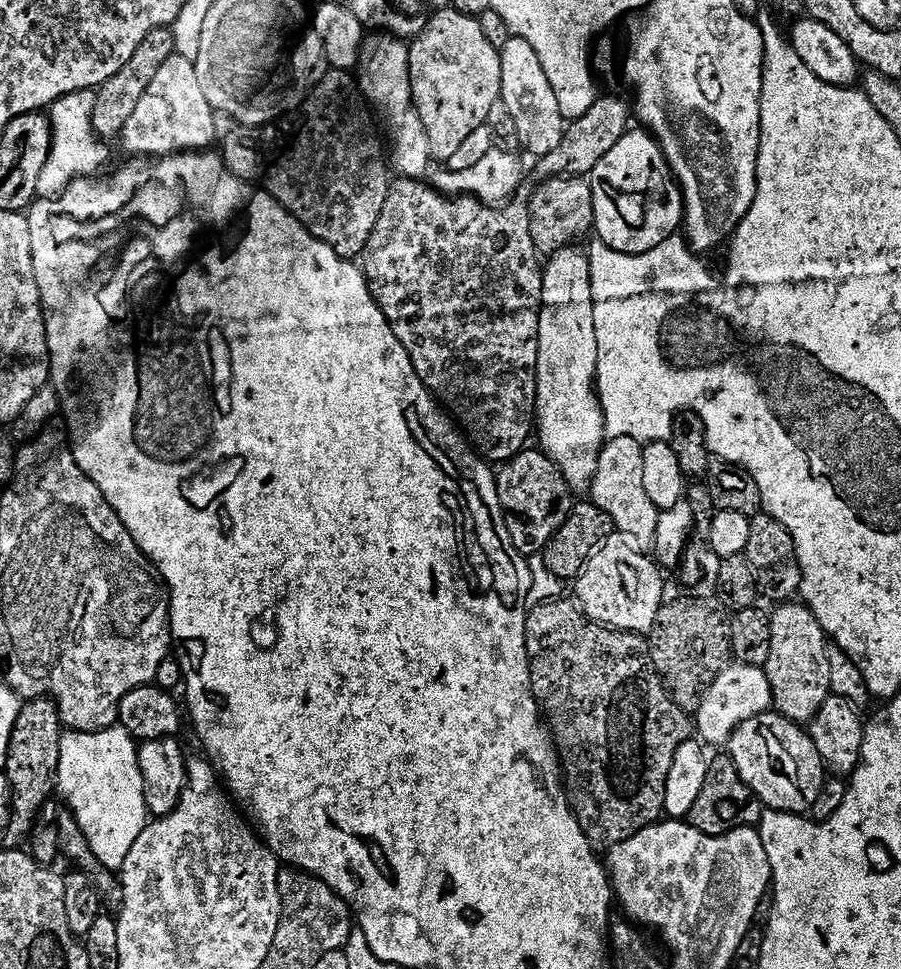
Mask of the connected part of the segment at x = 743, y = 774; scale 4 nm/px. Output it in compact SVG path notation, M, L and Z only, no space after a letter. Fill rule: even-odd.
M741 724L731 736L731 763L734 765L734 772L755 799L757 796L762 803L768 804L764 806L783 814L801 814L814 802L814 796L806 790L800 761L795 755L788 753L790 744L782 740L777 729L759 724Z

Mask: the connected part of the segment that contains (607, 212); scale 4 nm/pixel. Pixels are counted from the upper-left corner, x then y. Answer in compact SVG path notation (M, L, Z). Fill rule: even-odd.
M631 136L621 140L594 173L591 181L592 219L595 235L600 235L600 240L606 247L613 248L624 256L640 256L643 252L655 253L667 245L664 243L685 223L686 209L683 191L659 143L653 137L651 140L648 136Z

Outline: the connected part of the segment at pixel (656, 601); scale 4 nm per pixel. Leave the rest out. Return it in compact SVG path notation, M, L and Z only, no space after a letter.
M606 546L588 563L579 580L575 581L575 599L585 617L597 626L605 624L620 632L651 633L662 616L660 607L664 604L666 576L656 564L652 565L648 561L649 557L645 553L637 552L631 546L623 547Z

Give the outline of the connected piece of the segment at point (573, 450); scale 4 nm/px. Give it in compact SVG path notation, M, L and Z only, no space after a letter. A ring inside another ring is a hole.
M568 252L565 256L556 256L552 261L547 261L544 268L544 306L540 309L540 349L538 350L538 366L536 367L536 423L538 429L539 447L548 459L555 462L560 473L564 475L564 481L568 483L569 489L573 493L587 493L592 486L592 480L596 477L598 462L601 451L606 443L606 425L604 423L604 413L600 410L600 402L596 390L596 368L602 362L602 349L594 328L594 306L592 305L592 274L594 265L587 260L580 252Z

